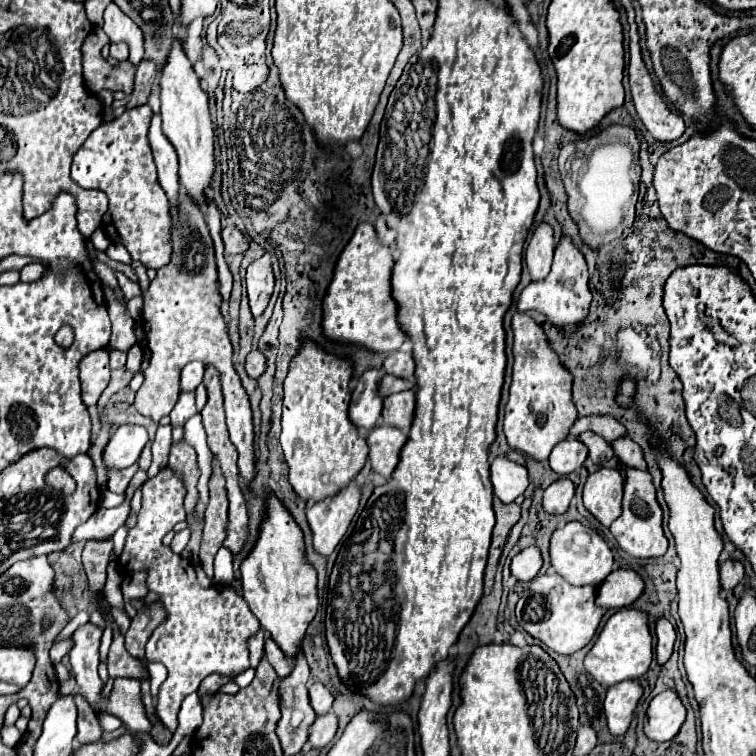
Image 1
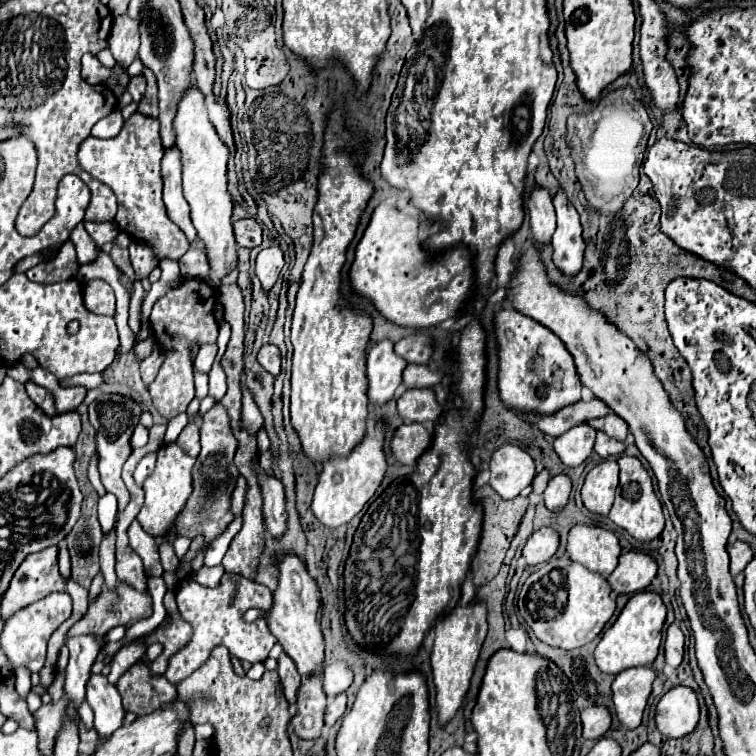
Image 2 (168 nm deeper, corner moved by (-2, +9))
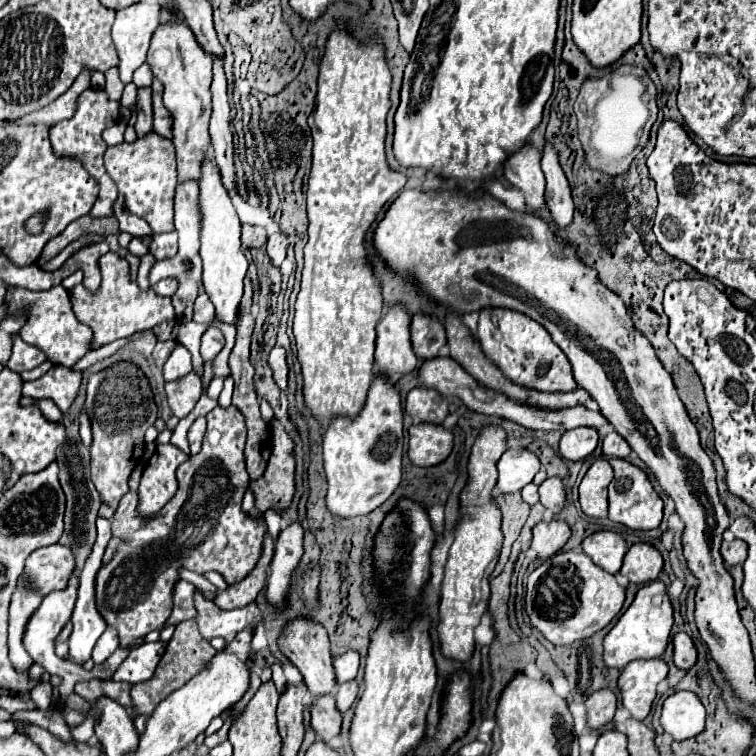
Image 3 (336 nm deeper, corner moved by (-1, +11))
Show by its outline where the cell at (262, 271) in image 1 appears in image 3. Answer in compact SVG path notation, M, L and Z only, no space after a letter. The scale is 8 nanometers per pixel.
M271 234L269 240L267 240L267 254L269 254L269 260L271 260L271 266L279 268L281 262L285 260L285 252L287 252L287 238L285 234Z

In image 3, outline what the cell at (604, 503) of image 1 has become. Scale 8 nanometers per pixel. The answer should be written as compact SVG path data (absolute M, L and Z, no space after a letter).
M601 458L591 464L585 478L579 484L579 502L581 510L591 518L607 516L607 486L613 478L611 464Z

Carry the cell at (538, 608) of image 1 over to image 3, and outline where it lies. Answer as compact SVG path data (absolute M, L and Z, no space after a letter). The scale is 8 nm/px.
M579 550L557 552L537 566L529 574L525 592L525 612L531 624L555 646L567 646L603 630L619 614L623 602L625 588L617 584L615 576L595 566Z

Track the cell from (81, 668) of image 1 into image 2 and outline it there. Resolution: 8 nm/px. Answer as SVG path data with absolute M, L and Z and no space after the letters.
M92 674L88 680L86 700L94 710L94 730L100 740L108 738L108 734L122 726L126 710L122 708L120 694L102 674Z

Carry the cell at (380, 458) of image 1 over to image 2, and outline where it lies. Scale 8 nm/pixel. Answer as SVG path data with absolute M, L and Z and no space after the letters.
M402 424L392 438L392 454L406 466L416 466L416 460L430 448L432 428L424 424Z

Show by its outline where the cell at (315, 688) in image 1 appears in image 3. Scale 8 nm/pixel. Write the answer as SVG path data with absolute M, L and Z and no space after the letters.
M349 650L349 652L341 654L341 656L337 656L333 660L333 668L335 668L337 686L353 680L357 676L357 670L359 670L359 654L353 652L353 650Z

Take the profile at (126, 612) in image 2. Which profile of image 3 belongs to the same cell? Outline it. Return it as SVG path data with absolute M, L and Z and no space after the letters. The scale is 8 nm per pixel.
M217 404L207 414L207 440L203 442L201 452L191 456L177 470L179 490L163 506L165 512L159 512L151 518L141 518L137 514L137 492L127 492L121 498L119 508L111 520L113 536L119 538L121 542L117 546L117 554L113 556L113 560L99 570L97 580L95 580L97 610L103 616L105 624L119 632L121 646L135 648L141 644L141 638L147 632L163 628L165 620L171 614L171 606L173 606L171 590L173 590L173 584L177 582L179 566L199 572L199 574L217 570L219 574L223 574L227 584L235 584L243 580L243 576L247 576L247 572L251 572L251 568L255 566L255 560L259 560L263 534L267 526L257 522L253 514L243 514L241 510L243 494L249 488L249 476L245 470L245 458L243 458L245 432L247 430L243 424L243 414L235 406L223 408Z

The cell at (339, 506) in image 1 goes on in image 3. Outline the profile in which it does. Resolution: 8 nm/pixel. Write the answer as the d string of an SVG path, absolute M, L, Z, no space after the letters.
M373 380L365 408L357 420L335 418L323 438L323 468L327 476L327 510L339 518L369 514L383 504L401 482L403 408L393 384Z

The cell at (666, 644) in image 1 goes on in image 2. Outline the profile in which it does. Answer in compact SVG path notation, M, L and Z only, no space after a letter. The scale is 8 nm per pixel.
M672 624L666 632L664 654L666 654L666 664L672 668L678 668L684 660L684 634L676 624Z

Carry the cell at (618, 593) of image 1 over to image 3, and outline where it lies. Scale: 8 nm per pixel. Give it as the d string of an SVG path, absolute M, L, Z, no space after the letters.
M643 542L633 544L627 550L621 566L621 574L627 576L631 584L639 584L639 586L655 582L661 570L663 570L663 558L659 550Z

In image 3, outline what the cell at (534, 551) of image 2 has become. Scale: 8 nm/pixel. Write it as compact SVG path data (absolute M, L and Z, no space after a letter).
M561 520L539 522L533 528L531 548L537 552L537 558L547 560L565 546L569 536L571 536L571 530L569 530L567 522L561 522Z

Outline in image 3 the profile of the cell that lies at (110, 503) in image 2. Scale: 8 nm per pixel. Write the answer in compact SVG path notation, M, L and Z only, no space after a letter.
M99 516L97 518L97 542L95 542L95 548L93 548L91 556L87 558L85 568L79 574L79 596L77 596L77 604L75 604L73 616L71 616L73 632L71 632L69 640L67 640L67 644L69 644L69 656L79 666L83 666L83 662L87 662L91 658L91 650L93 650L95 642L99 640L99 636L107 628L105 622L103 622L103 618L101 618L101 614L97 612L97 606L95 606L95 574L101 568L101 558L103 558L103 552L105 552L109 540L111 540L111 522L107 518L103 518L103 516Z

